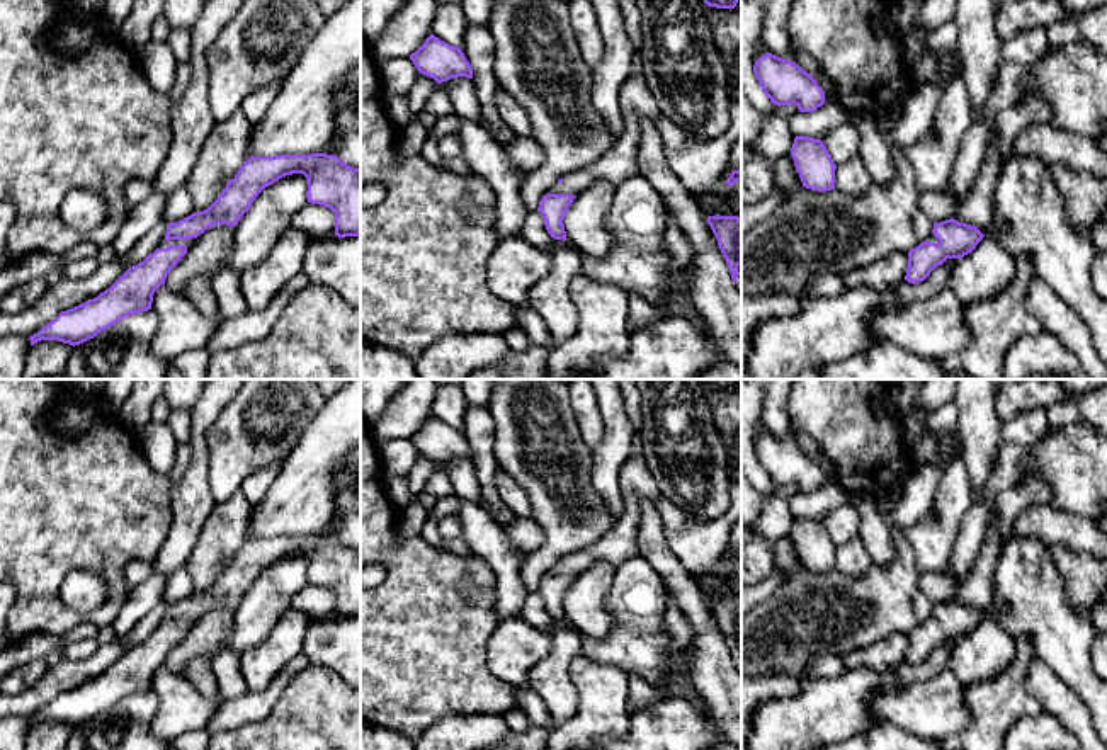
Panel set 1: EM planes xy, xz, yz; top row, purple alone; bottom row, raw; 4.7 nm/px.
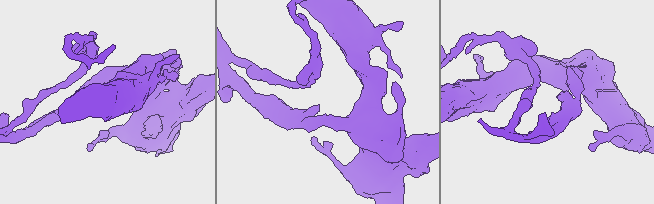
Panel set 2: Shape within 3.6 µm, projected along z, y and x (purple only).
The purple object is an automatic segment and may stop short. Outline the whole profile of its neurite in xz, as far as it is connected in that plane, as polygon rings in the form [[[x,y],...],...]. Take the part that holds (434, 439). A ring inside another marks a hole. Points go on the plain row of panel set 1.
[[[434,415],[410,435],[418,454],[434,459],[437,464],[451,459],[466,457],[473,459],[473,449],[464,434],[457,427],[451,427]]]

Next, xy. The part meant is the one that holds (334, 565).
[[[333,512],[321,534],[311,536],[275,536],[275,537],[250,537],[238,554],[226,565],[218,580],[204,592],[168,604],[165,619],[158,629],[138,646],[129,648],[109,670],[97,679],[88,680],[75,689],[61,692],[53,702],[31,716],[31,726],[41,721],[58,721],[70,726],[80,726],[97,714],[116,706],[129,696],[151,690],[155,672],[165,665],[168,653],[187,634],[187,629],[214,605],[228,605],[235,611],[243,595],[250,590],[255,578],[279,560],[292,554],[303,554],[308,560],[306,578],[311,585],[320,585],[335,594],[335,617],[360,616],[360,549],[343,544],[337,536],[338,515]]]

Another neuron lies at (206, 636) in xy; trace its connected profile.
[[[228,605],[207,609],[187,629],[187,634],[168,653],[165,667],[185,675],[187,665],[196,658],[216,658],[224,651],[224,641],[233,631],[235,611]]]

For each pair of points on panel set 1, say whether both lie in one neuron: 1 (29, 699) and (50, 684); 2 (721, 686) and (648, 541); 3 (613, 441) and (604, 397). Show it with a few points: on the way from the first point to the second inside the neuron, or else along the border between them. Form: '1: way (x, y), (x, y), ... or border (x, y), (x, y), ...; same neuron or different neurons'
1: way (34, 698), (45, 689); same neuron
2: way (708, 650), (704, 624), (675, 577); same neuron
3: way (614, 431), (611, 407); same neuron

